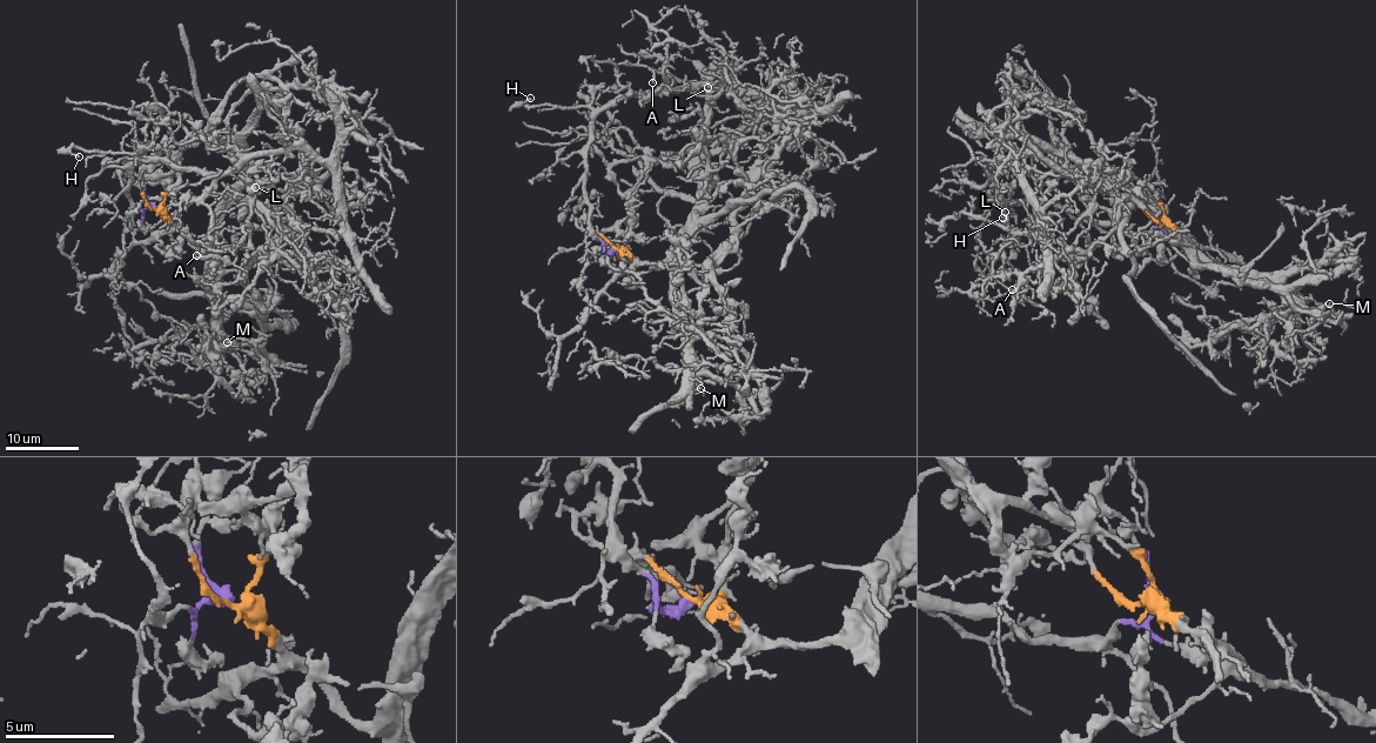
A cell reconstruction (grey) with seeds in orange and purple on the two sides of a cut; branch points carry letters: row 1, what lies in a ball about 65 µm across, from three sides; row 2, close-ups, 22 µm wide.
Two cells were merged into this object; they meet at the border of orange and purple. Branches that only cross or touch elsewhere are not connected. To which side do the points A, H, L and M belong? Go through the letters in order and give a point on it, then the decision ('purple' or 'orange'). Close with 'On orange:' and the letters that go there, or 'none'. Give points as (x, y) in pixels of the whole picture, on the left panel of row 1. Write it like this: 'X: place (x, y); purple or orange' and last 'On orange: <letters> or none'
A: place (196, 255); purple
H: place (79, 156); purple
L: place (255, 187); purple
M: place (227, 342); orange
On orange: M

